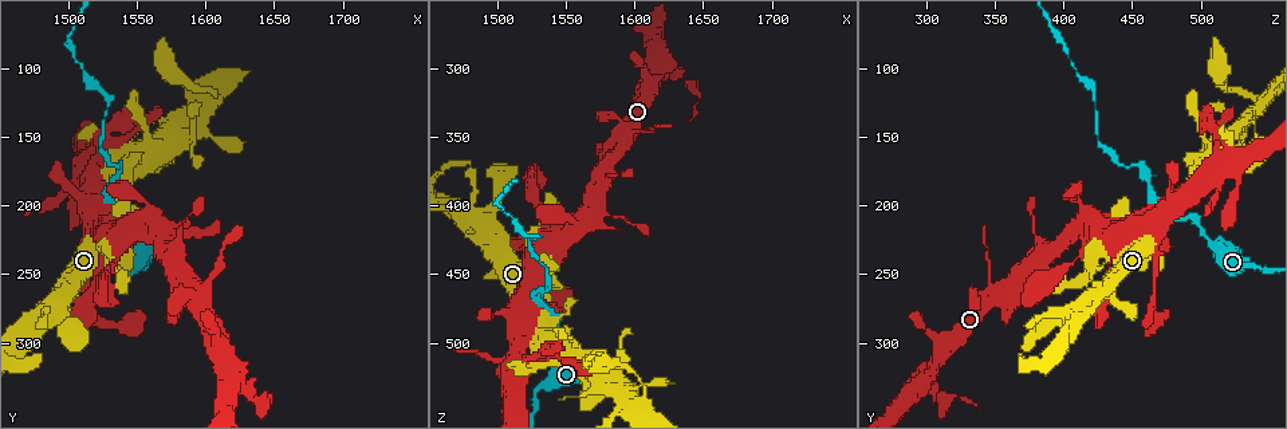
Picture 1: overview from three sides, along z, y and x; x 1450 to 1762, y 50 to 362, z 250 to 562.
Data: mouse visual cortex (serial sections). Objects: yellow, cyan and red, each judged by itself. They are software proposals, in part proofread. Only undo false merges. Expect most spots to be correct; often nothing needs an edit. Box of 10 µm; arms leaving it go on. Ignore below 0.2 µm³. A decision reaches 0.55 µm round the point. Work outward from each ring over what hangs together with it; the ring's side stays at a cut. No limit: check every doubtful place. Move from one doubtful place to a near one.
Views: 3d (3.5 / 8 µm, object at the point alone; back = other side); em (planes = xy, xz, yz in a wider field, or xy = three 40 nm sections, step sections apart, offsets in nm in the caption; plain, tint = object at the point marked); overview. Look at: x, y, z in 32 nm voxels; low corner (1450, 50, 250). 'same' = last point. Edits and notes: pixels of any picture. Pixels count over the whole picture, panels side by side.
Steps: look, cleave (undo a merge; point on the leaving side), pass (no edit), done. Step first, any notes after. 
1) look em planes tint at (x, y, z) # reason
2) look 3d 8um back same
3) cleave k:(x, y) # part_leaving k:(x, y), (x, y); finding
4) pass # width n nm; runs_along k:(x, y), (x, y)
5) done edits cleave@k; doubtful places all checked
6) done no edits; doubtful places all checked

look 3d 3.5um at (1524, 210, 462) # side arm on a straight run

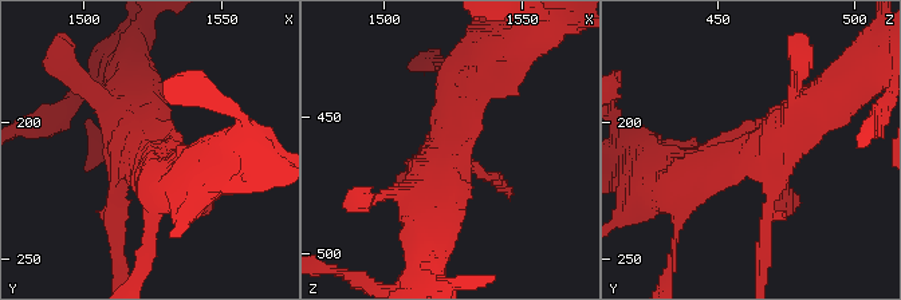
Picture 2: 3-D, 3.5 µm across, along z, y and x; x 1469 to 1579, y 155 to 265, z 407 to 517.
look em xy step 2 plain at (1523, 211, 459) # shape alone is not enough

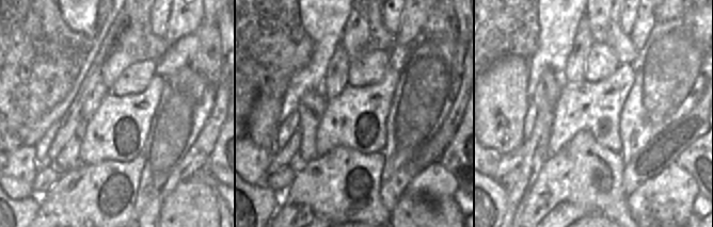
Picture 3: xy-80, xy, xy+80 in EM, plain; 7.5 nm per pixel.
look em xy step 2 tint same # with the object marked

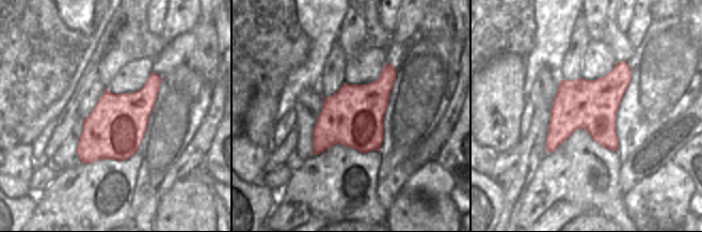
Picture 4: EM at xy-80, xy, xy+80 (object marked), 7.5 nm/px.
pass # runs_along 2:(668, 186), (709, 177), (809, 111); continuous, no second cell

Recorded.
look 3d 3.5um at (1536, 170, 446) # thin neck

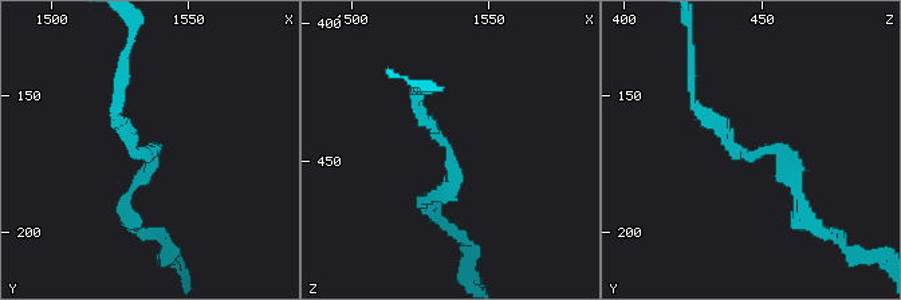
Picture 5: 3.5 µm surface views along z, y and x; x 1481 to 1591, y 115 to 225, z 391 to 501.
look em xy step 1 tint at (1536, 171, 446) # arm_widths 150, 150 nm; need the tissue

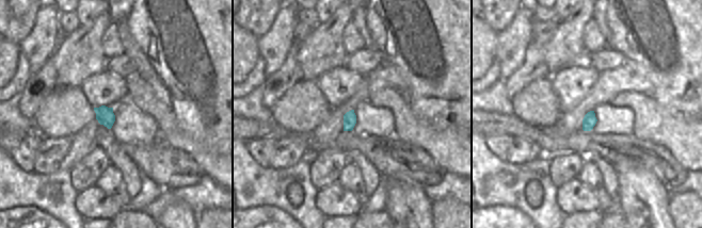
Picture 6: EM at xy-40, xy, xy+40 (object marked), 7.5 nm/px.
pass # runs_along 5:(801, 197), (776, 147), (739, 152), (695, 102); one cell here

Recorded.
look 3d 3.5um at (1528, 130, 424) # sharp bend

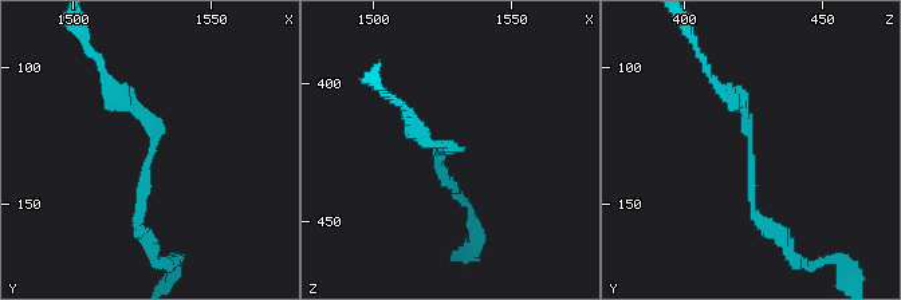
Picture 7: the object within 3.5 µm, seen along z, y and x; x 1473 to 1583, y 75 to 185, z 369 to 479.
look em xy step 1 tint at (1529, 128, 425) # arm_widths 150, 200 nm; now the EM

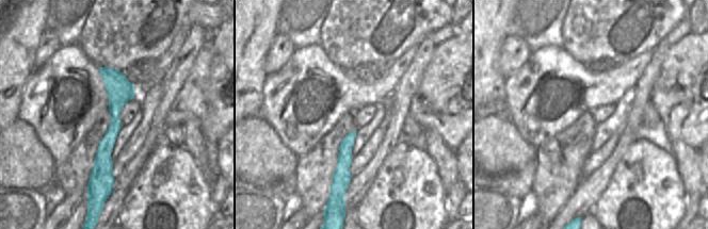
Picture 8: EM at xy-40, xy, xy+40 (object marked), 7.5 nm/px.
pass # runs_along 7:(766, 228), (751, 200), (744, 101), (717, 85); continuous, no second cell

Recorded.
done no edits; doubtful places all checked

